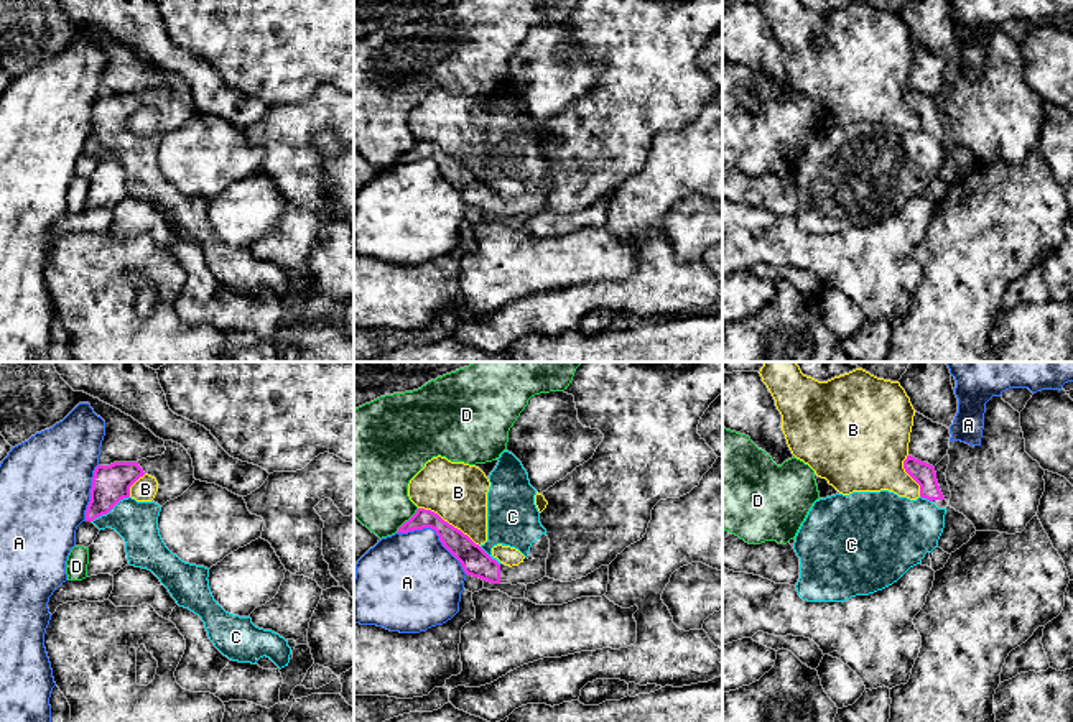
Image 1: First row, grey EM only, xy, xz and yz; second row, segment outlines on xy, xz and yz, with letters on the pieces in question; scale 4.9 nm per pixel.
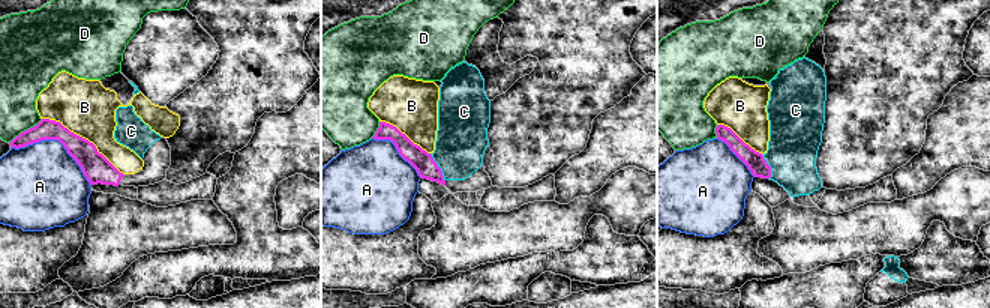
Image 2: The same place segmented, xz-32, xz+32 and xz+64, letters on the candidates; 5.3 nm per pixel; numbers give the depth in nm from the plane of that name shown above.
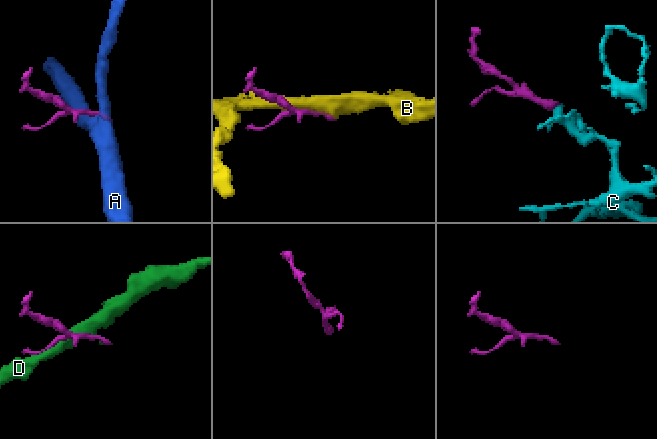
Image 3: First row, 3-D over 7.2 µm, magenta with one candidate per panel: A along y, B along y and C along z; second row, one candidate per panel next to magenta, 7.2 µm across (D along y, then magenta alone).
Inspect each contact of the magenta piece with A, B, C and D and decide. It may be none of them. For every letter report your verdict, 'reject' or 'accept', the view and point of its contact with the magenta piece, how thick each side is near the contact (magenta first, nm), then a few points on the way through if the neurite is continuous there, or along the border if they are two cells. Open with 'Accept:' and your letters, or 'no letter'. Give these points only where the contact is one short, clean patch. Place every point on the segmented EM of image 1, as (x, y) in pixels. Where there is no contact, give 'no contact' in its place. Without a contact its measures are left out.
Accept: C
A: reject; meets magenta in xz at (436, 533); 140 nm thick on the magenta side, 440 nm on the other
B: reject; meets magenta in xz at (448, 523); 140 nm thick on the magenta side, 280 nm on the other
C: accept; meets magenta in xy at (111, 509); 190 nm thick on the magenta side, 200 nm on the other; runs through xy (111, 484), (111, 509), (137, 522)
D: reject; meets magenta in xz at (408, 520); 110 nm thick on the magenta side, 360 nm on the other

